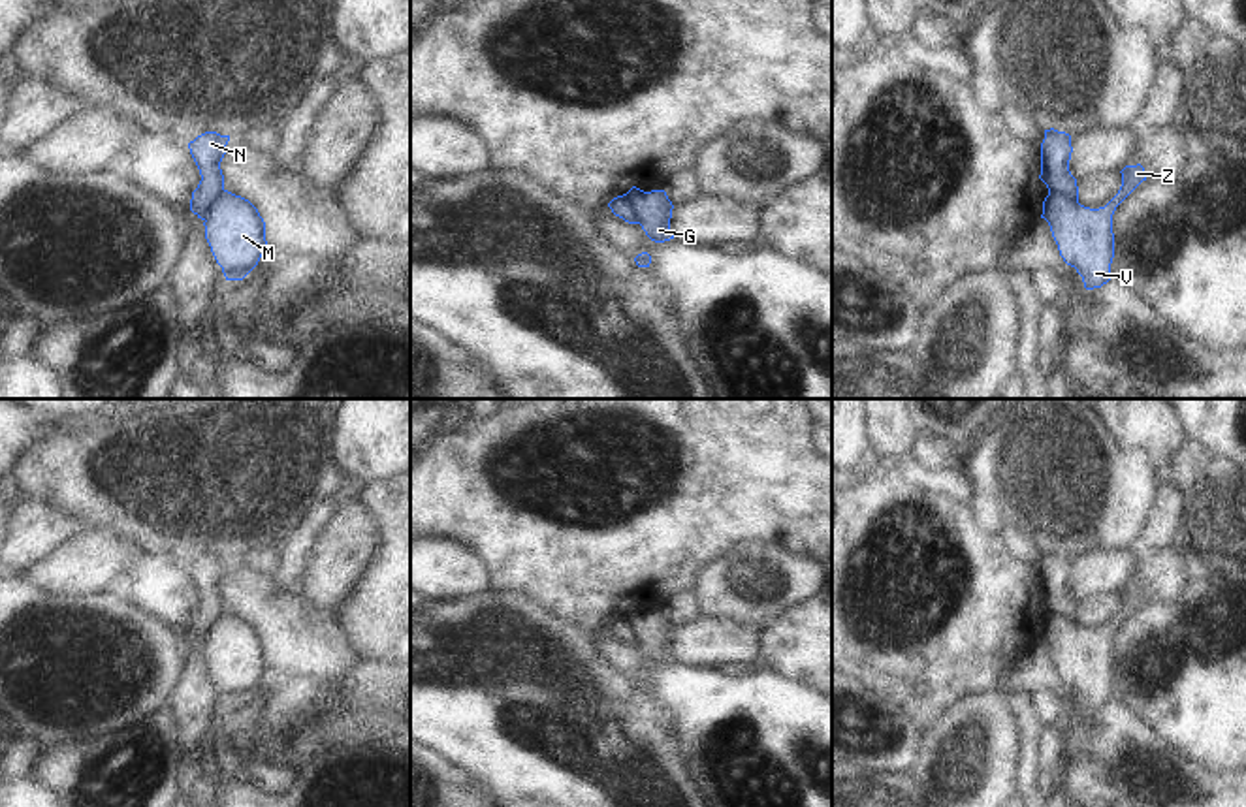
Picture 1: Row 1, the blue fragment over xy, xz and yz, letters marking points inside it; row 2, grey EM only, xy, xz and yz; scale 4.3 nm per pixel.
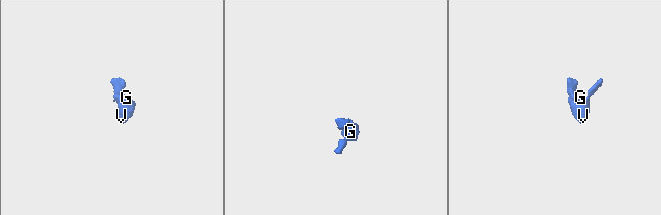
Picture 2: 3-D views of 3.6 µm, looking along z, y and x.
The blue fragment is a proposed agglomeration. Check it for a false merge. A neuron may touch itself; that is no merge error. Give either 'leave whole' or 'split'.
split

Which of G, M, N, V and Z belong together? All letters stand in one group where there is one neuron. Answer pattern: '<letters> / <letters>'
G M V Z / N

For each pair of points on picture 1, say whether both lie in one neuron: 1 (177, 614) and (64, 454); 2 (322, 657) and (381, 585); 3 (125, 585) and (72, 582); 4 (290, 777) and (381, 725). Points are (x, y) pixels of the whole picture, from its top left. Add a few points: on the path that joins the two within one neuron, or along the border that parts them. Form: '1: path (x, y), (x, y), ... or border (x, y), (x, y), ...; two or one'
1: border (145, 552), (168, 555), (187, 569); two
2: border (337, 619), (371, 661); two
3: border (143, 553), (113, 580), (108, 591); two
4: border (264, 760), (298, 770); two

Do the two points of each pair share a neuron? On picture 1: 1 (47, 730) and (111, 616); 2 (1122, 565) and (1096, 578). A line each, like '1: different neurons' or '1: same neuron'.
1: same neuron
2: same neuron

